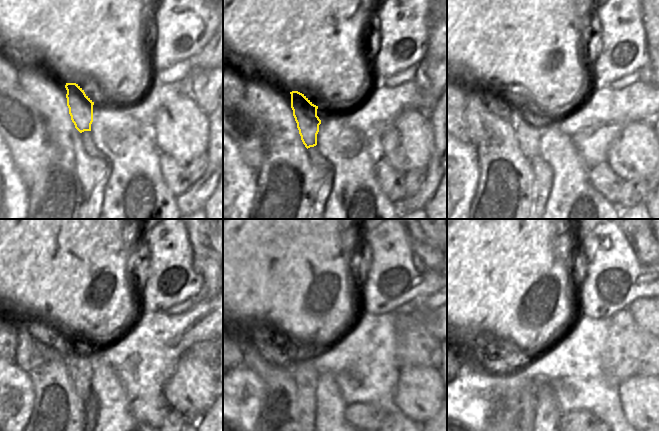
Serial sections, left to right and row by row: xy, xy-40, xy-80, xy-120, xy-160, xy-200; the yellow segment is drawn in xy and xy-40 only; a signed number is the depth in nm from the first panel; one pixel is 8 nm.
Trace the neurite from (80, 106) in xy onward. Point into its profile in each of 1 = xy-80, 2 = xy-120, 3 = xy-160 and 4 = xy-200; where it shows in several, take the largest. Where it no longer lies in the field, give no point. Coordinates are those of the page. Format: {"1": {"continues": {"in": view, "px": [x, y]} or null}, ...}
{"1": {"continues": {"in": "xy-80", "px": [528, 125]}}, "2": {"continues": {"in": "xy-120", "px": [78, 362]}}, "3": {"continues": {"in": "xy-160", "px": [304, 374]}}, "4": {"continues": {"in": "xy-200", "px": [528, 406]}}}

